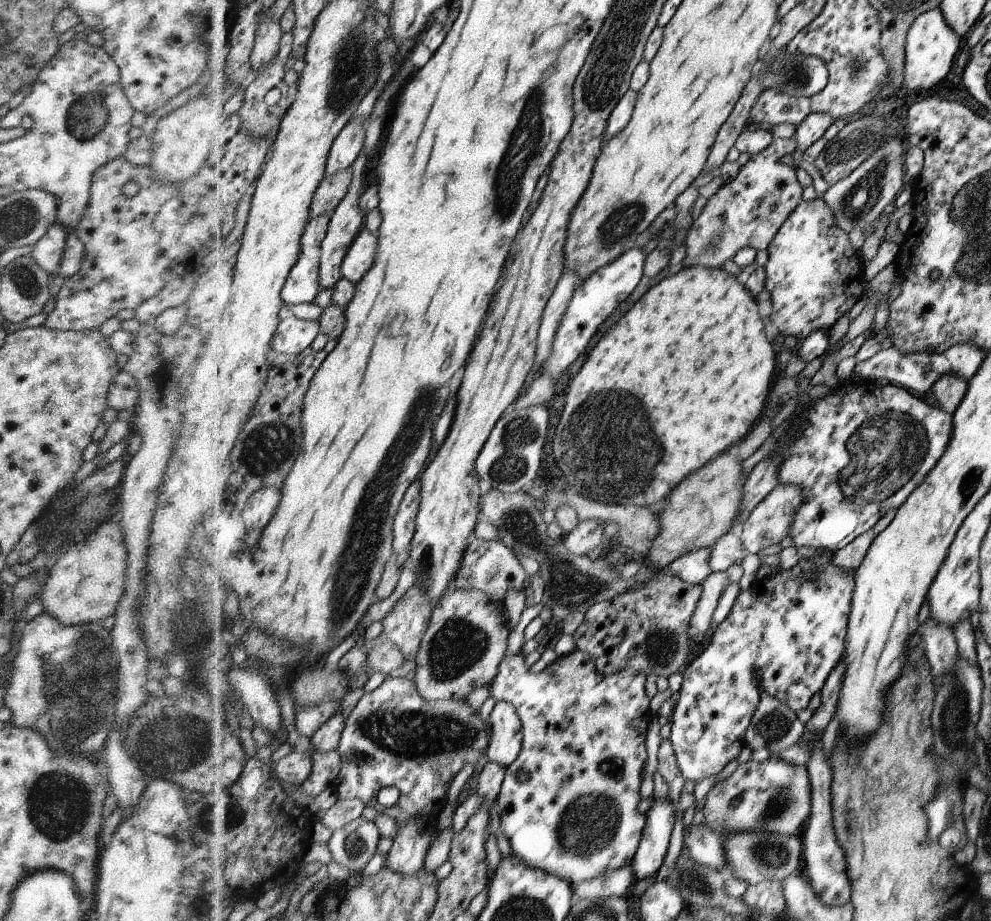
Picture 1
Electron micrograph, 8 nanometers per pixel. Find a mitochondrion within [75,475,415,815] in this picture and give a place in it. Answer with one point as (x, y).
(162, 743)

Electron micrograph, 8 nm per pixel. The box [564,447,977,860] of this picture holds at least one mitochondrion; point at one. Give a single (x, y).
(955, 716)

